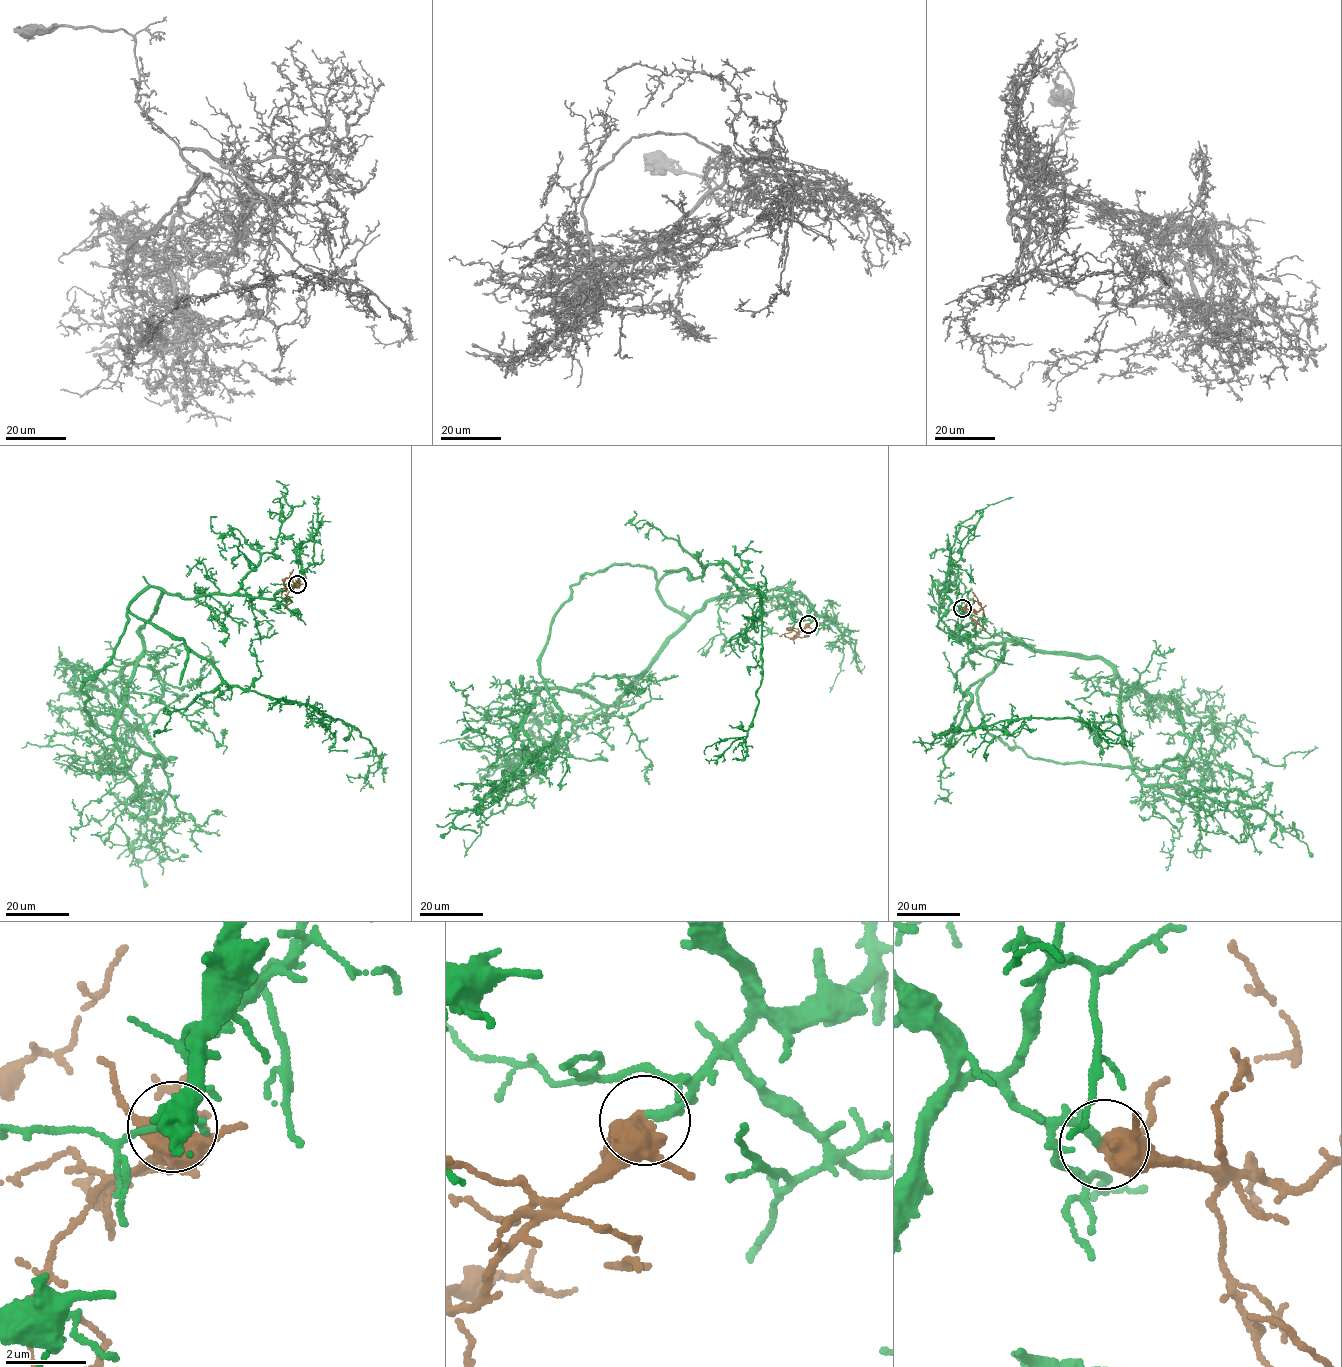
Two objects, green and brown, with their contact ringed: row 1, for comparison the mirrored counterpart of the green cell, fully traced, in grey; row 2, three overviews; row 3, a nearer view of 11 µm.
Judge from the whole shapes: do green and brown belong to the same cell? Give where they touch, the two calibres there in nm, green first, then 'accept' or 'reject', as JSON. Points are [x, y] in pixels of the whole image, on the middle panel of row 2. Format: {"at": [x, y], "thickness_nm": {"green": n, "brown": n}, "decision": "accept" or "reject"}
{"at": [808, 624], "thickness_nm": {"green": 240, "brown": 440}, "decision": "accept"}

